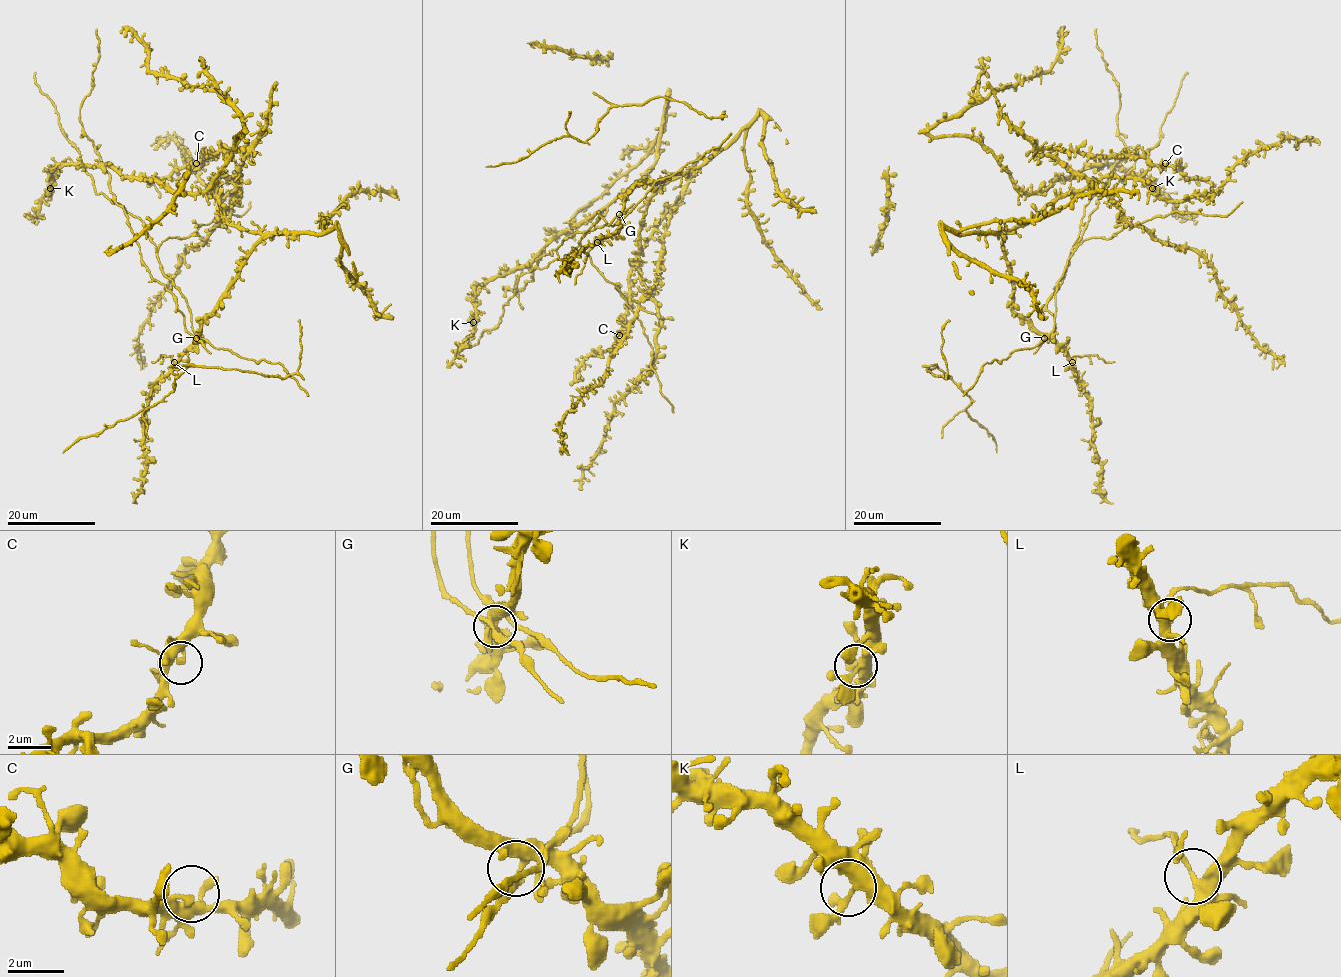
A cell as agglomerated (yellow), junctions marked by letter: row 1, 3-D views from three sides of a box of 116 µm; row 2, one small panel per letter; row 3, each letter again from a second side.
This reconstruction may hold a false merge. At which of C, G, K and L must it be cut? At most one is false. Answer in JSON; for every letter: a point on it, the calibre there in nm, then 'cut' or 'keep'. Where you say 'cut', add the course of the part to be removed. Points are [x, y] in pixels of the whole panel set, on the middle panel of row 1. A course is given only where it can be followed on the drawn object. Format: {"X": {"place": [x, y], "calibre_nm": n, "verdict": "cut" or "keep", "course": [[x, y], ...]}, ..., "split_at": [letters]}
{"C": {"place": [619, 335], "calibre_nm": 320, "verdict": "keep"}, "G": {"place": [619, 214], "calibre_nm": 280, "verdict": "keep"}, "K": {"place": [473, 322], "calibre_nm": 320, "verdict": "keep"}, "L": {"place": [597, 242], "calibre_nm": 320, "verdict": "cut", "course": [[596, 243], [587, 253], [574, 285]]}, "split_at": ["L"]}

